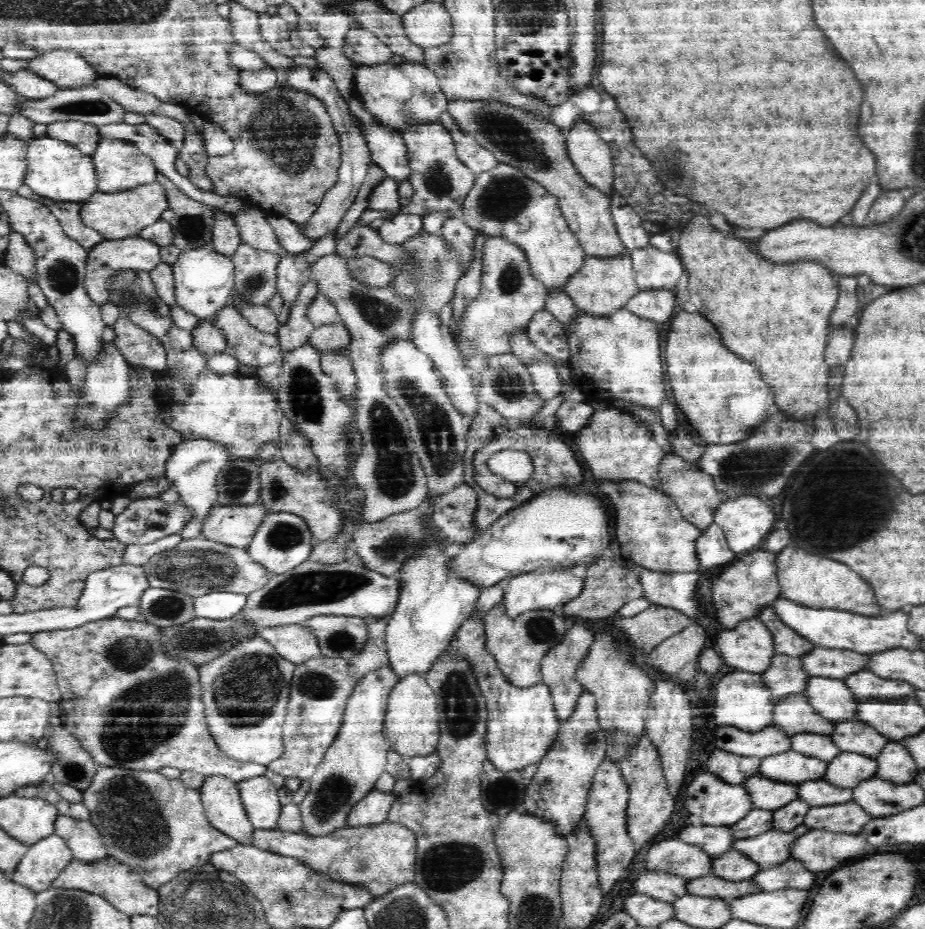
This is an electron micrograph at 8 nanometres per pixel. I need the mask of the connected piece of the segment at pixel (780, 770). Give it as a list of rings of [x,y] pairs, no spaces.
[[[790,750],[762,759],[757,774],[780,782],[801,783],[820,779],[827,772],[829,764],[826,759]]]

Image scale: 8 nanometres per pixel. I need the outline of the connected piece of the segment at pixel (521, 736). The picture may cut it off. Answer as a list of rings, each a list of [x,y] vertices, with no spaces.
[[[474,610],[471,618],[459,627],[447,651],[461,652],[463,659],[474,667],[475,678],[487,706],[485,748],[488,761],[505,773],[519,772],[530,764],[538,765],[543,761],[555,744],[561,724],[548,686],[539,683],[531,689],[518,689],[508,683],[486,647],[484,618],[480,619],[478,614]]]

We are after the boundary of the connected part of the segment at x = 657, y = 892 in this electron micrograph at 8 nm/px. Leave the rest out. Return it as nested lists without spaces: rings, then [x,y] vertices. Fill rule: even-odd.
[[[646,871],[638,875],[634,882],[634,893],[650,895],[657,900],[674,903],[677,898],[686,894],[688,879],[676,874],[658,871]]]

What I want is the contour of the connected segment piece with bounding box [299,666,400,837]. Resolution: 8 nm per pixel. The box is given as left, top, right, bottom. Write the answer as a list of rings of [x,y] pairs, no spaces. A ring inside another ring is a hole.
[[[386,666],[368,673],[351,693],[339,733],[316,767],[310,790],[299,804],[303,832],[306,835],[323,837],[346,828],[351,809],[375,788],[375,782],[383,776],[388,752],[392,749],[382,732],[383,724],[388,697],[399,681],[391,666]]]

